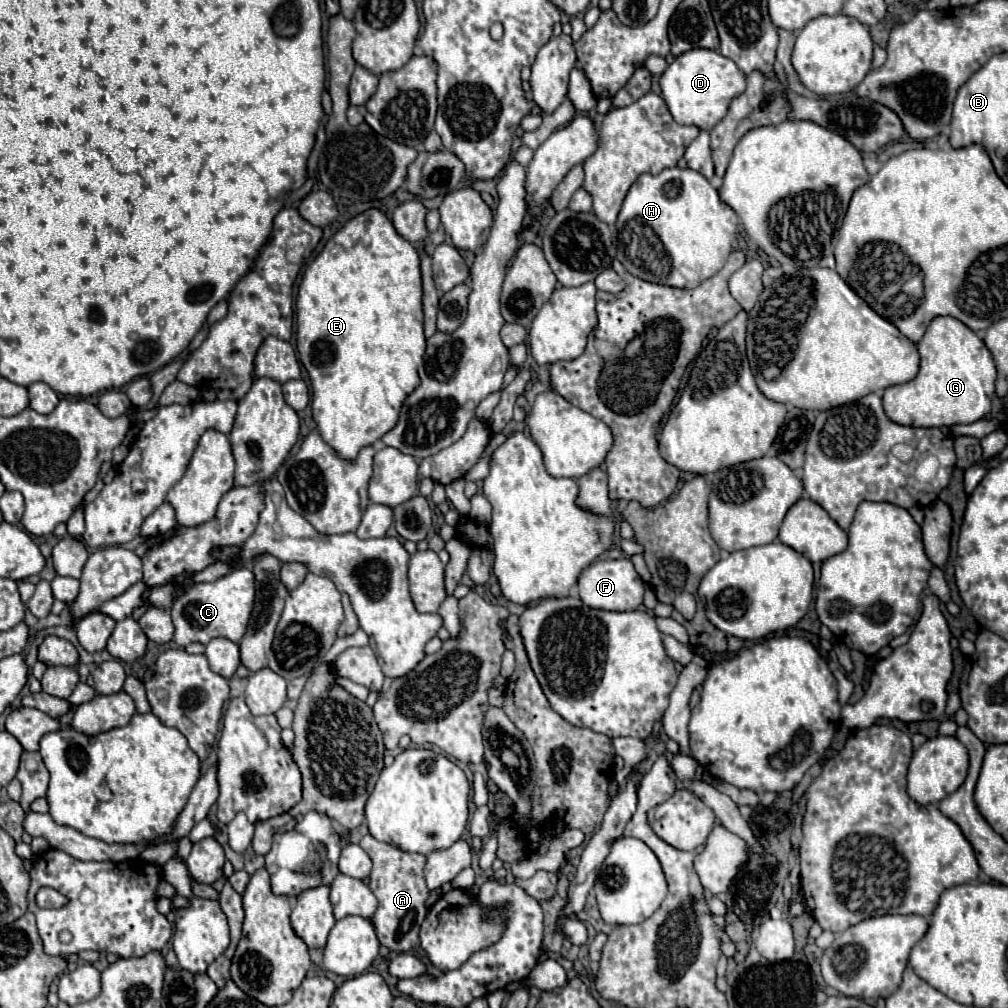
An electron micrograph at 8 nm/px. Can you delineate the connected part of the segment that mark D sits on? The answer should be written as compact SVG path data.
M694 48L674 58L674 62L660 76L662 98L666 100L674 120L678 124L692 124L700 130L710 130L728 112L728 104L734 96L746 88L744 72L726 56L708 48Z

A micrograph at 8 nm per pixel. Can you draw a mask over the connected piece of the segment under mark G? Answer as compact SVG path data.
M936 316L918 342L920 372L910 382L890 386L884 392L884 410L896 424L921 428L970 424L990 414L997 369L986 344L960 320Z

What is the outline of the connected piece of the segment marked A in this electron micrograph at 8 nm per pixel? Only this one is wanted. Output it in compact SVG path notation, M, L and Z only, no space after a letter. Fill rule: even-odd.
M364 836L360 840L360 848L372 858L372 874L370 874L370 890L378 898L378 910L372 916L372 924L376 928L378 940L382 946L394 952L408 952L418 946L418 928L426 918L426 896L428 888L424 882L424 862L426 856L404 852L386 842L378 842L372 836Z

